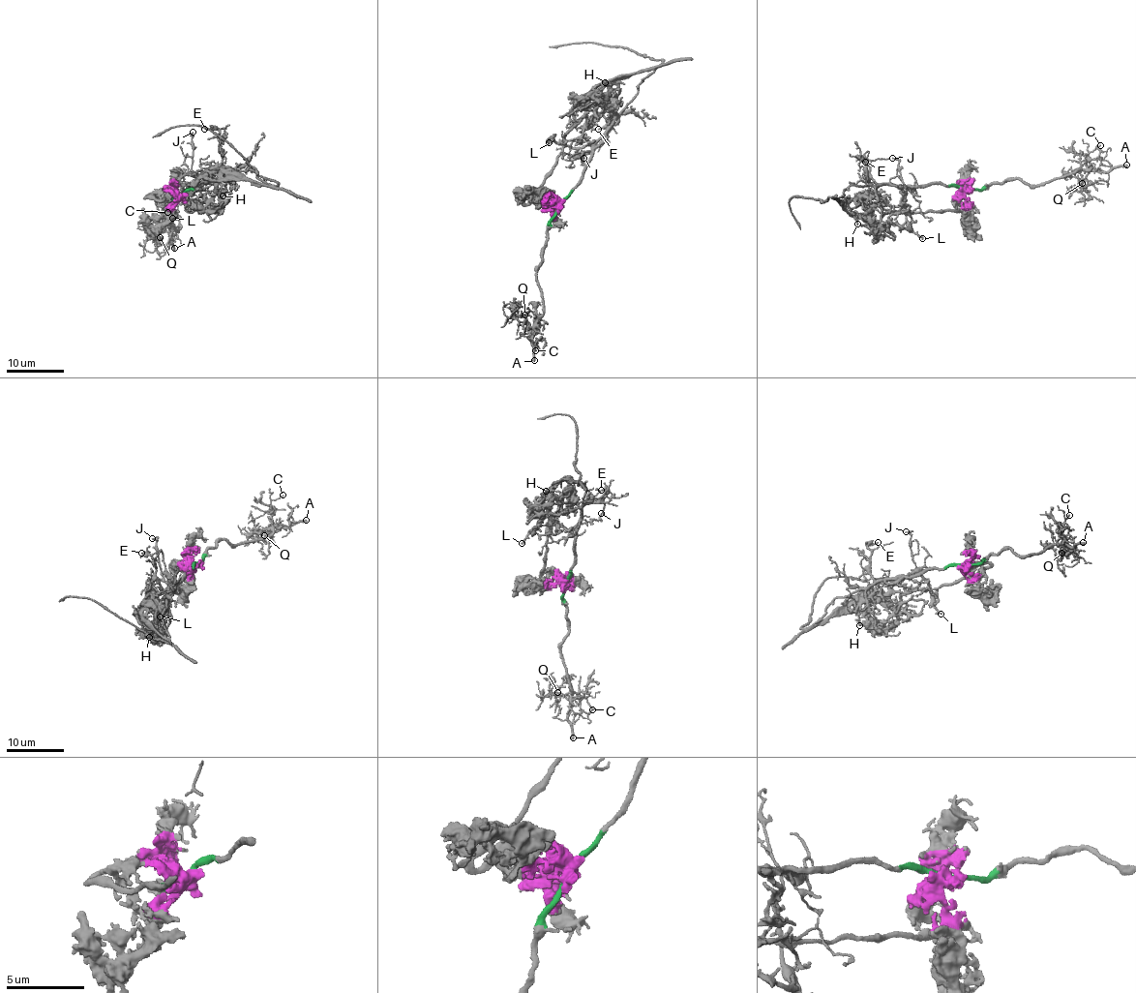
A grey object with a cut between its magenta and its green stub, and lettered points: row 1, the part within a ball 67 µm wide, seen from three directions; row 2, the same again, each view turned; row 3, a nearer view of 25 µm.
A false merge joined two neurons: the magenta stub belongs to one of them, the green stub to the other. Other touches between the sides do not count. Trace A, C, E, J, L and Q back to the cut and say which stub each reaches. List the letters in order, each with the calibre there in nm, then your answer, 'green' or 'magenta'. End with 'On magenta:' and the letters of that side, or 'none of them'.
A: 320 nm | green
C: 100 nm | green
E: 110 nm | green
J: 110 nm | green
L: 200 nm | green
Q: 170 nm | green
On magenta: none of them

